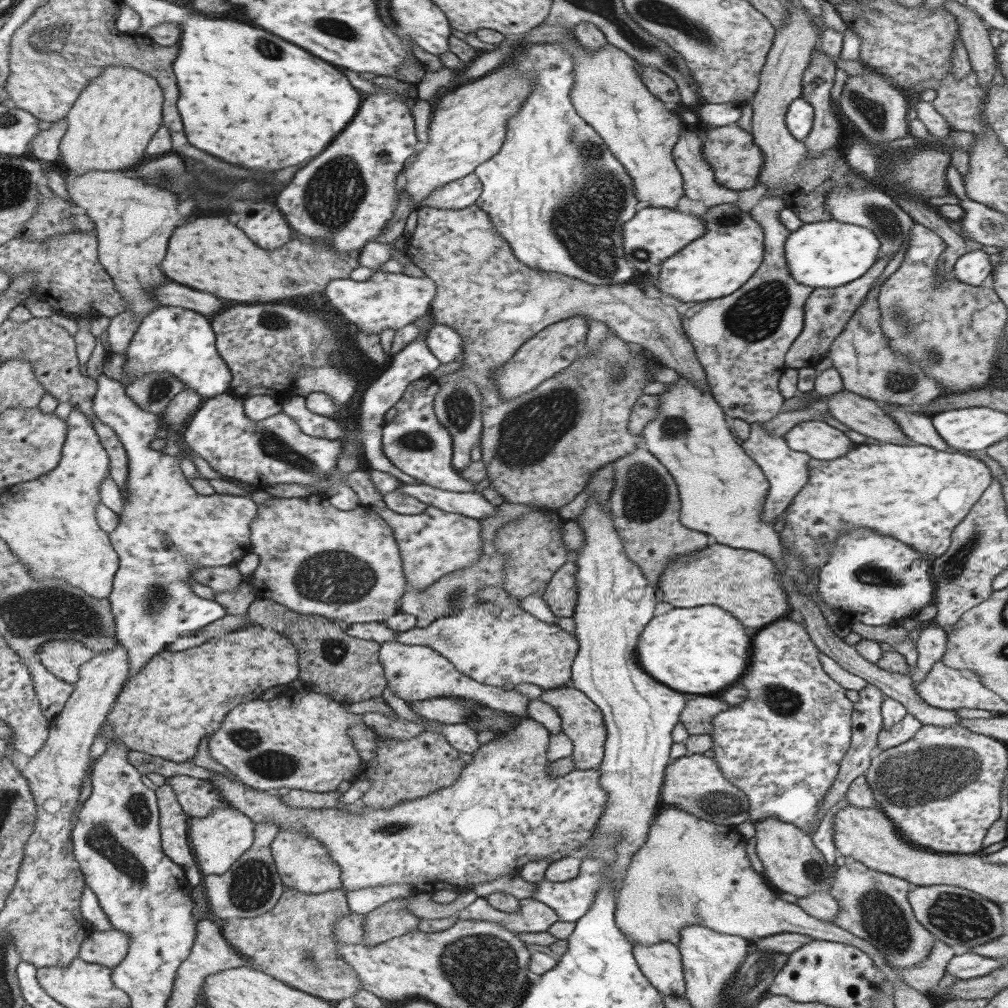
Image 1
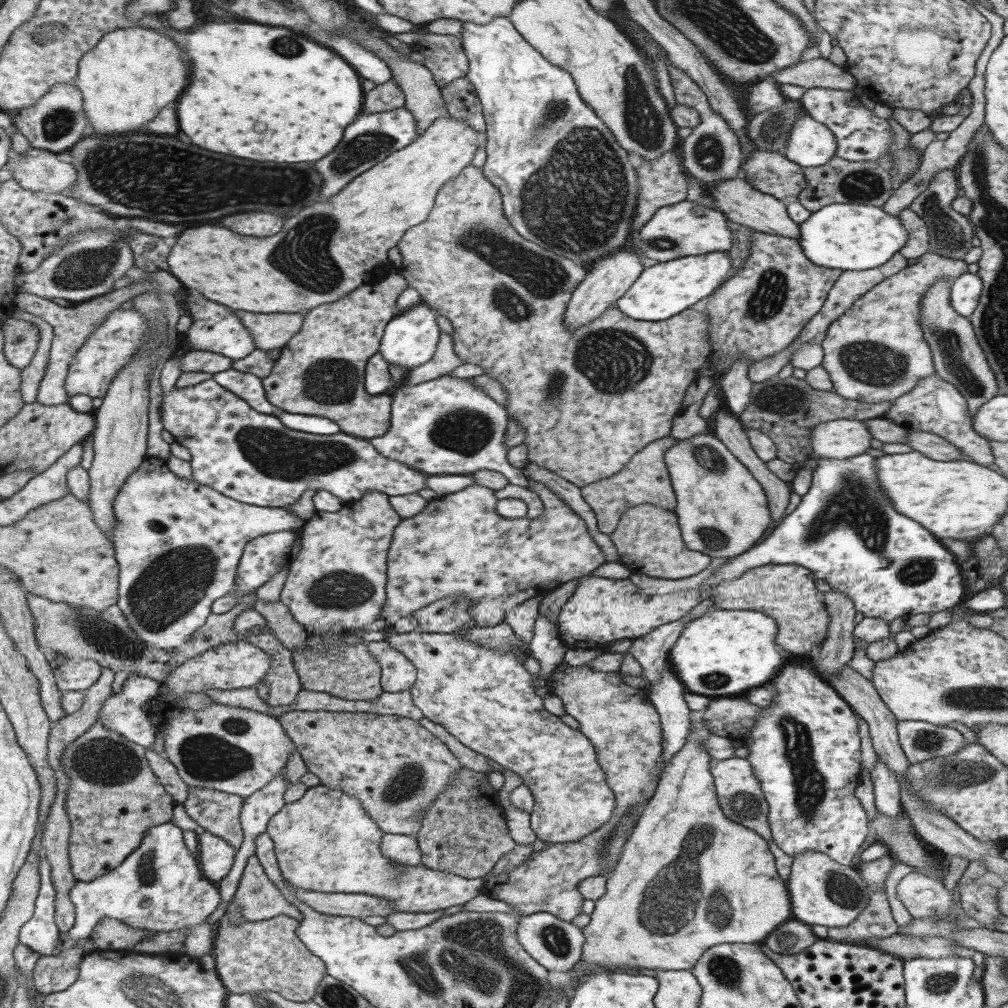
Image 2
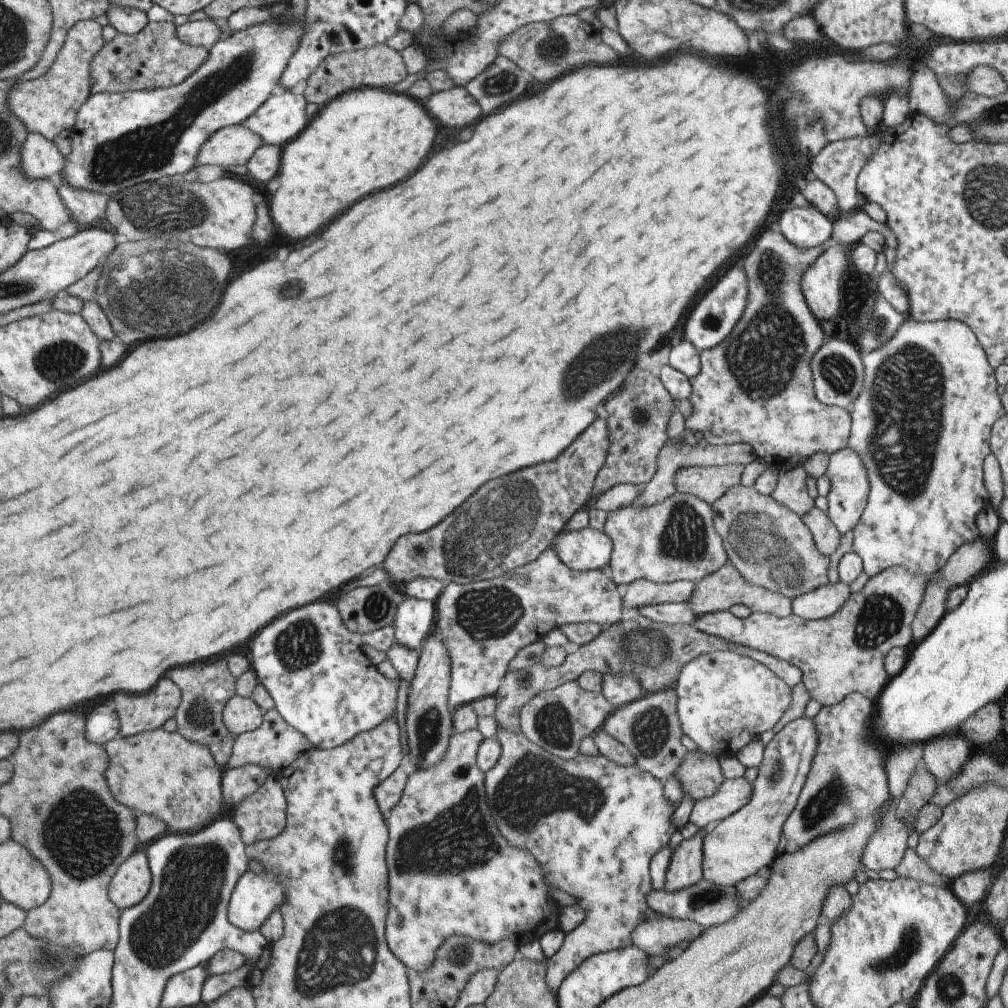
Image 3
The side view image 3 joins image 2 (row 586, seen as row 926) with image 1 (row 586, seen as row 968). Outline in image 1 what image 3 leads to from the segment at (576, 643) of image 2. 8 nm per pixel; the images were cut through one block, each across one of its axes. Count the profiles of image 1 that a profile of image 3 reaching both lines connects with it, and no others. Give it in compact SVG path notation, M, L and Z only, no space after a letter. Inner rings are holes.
M569 560L559 567L542 591L542 599L555 617L571 618L576 606L576 566Z

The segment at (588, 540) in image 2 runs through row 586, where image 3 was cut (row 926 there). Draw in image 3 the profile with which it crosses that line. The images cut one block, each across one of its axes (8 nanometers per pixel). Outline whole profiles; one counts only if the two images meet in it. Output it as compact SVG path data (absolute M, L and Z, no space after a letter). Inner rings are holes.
M475 728L462 733L453 733L449 737L447 750L444 752L441 762L435 766L426 767L424 770L414 771L408 775L405 786L402 790L399 802L389 811L389 816L384 819L388 832L388 839L385 847L386 869L388 874L388 909L386 914L387 936L386 945L391 954L408 970L424 971L432 964L437 947L444 941L444 938L452 934L461 933L471 937L475 941L492 945L503 938L511 940L515 945L526 943L528 940L539 938L545 931L557 928L556 906L547 892L549 887L544 882L544 875L536 860L527 851L520 847L510 847L508 841L497 832L494 820L489 814L489 807L486 803L483 779L484 774L476 765L476 750L483 740L482 734Z

